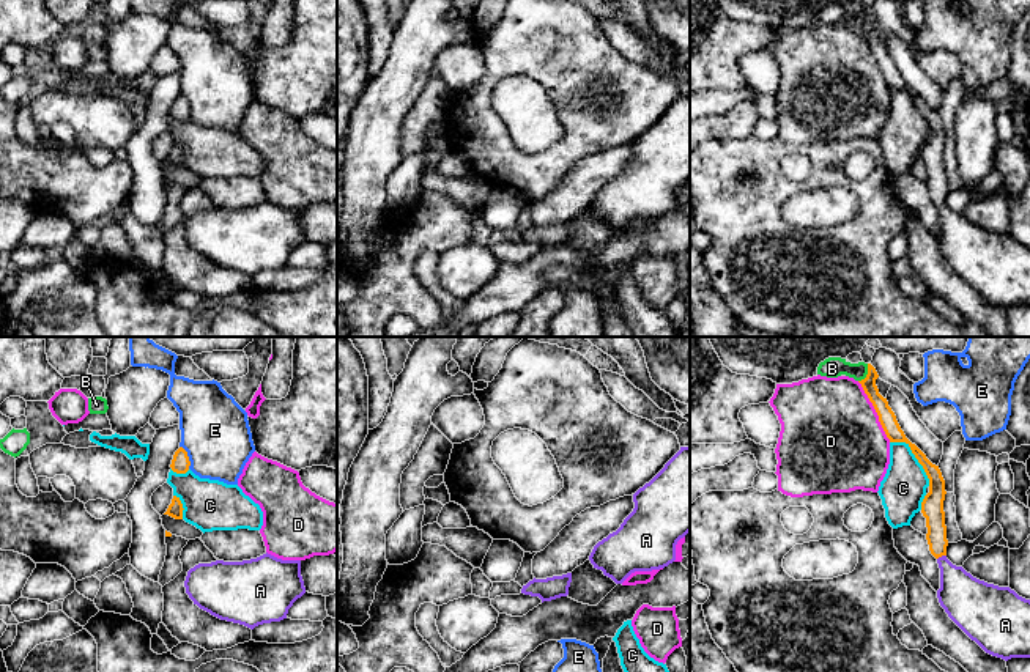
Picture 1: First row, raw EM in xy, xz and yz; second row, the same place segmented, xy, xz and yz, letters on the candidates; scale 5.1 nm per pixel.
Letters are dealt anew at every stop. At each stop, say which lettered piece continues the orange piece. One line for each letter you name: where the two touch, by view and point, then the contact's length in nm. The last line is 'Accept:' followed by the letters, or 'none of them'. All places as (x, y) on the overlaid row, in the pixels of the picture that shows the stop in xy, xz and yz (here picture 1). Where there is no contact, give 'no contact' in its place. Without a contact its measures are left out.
A: yz (941, 556) | 50 nm
Accept: A

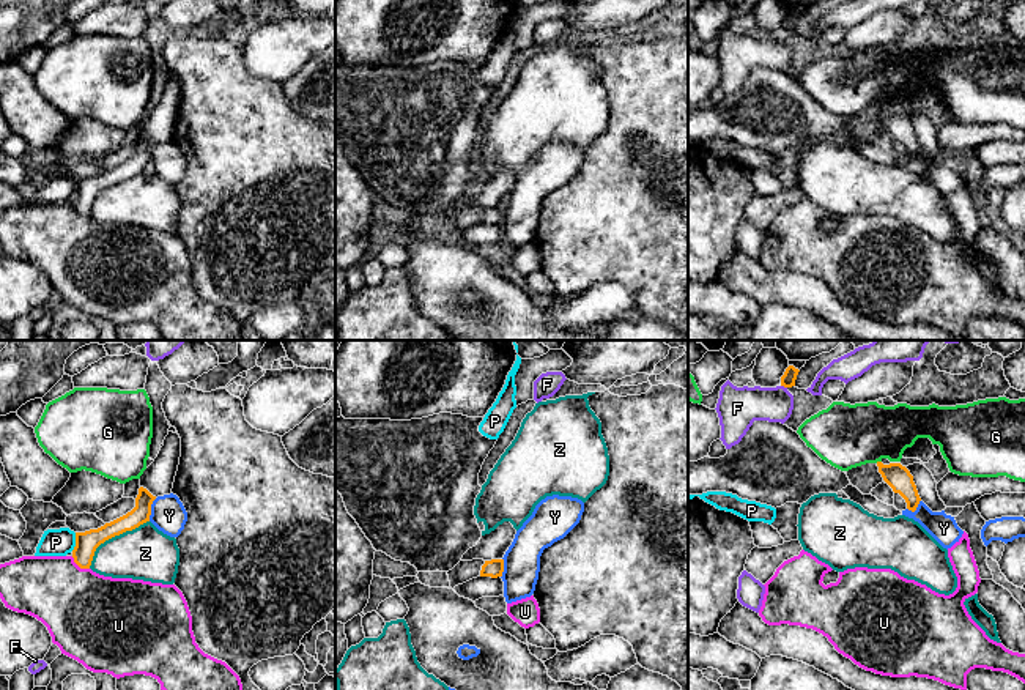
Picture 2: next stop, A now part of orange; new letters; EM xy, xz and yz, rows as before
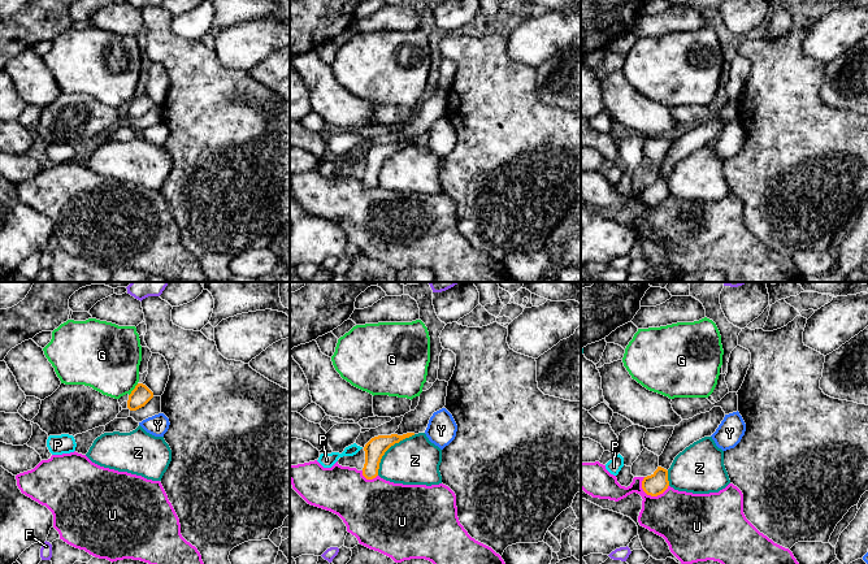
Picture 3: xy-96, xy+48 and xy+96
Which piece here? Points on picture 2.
Accept: none of them

